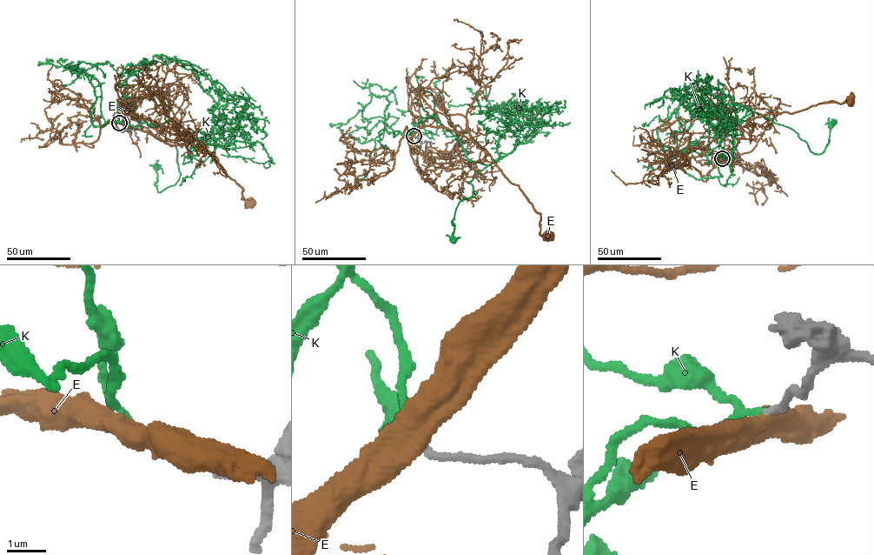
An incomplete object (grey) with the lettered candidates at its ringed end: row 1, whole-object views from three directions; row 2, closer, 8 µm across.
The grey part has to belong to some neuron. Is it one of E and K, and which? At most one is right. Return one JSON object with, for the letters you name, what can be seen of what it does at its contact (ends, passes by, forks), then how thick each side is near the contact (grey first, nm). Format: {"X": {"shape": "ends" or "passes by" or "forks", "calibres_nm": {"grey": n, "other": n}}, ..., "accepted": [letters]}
{"K": {"shape": "passes by", "calibres_nm": {"grey": 170, "other": 110}}, "accepted": ["K"]}

